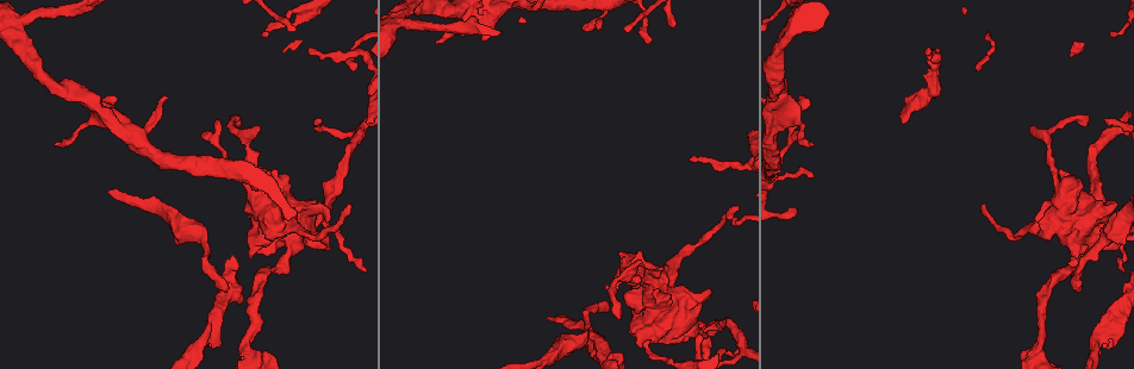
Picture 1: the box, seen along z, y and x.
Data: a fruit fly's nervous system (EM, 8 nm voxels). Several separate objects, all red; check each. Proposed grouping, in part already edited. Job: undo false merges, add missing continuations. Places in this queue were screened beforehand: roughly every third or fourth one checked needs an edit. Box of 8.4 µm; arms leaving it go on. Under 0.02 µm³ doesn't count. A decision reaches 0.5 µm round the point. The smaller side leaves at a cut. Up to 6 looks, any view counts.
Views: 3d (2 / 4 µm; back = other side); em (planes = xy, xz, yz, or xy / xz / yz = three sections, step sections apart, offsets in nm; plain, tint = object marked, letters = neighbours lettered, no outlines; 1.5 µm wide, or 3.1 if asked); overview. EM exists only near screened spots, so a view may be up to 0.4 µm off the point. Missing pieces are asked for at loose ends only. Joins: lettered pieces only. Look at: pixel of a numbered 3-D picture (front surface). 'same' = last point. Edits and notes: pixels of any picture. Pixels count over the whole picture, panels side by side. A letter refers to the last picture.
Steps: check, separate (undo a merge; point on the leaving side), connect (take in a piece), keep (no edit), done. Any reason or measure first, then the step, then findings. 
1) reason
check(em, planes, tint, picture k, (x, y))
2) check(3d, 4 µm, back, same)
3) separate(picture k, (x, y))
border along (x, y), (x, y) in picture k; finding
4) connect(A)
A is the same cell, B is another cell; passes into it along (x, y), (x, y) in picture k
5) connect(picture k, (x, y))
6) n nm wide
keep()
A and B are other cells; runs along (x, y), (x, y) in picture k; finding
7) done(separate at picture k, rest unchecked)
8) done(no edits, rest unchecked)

thin end
check(em, planes, letters, picture 1, (307, 51))

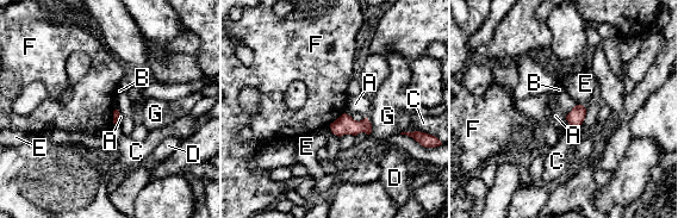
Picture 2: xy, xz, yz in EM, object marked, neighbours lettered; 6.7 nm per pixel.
keep()
A, B, C, D, E, F and G are other cells; no lettered piece goes on from it

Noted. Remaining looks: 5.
free end
check(em, planes, letters, picture 1, (648, 43))

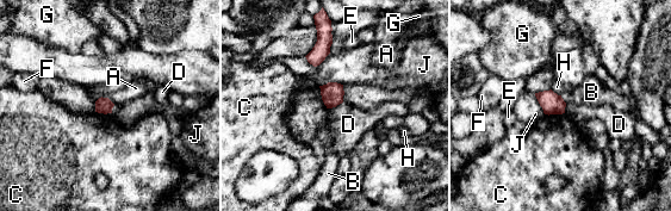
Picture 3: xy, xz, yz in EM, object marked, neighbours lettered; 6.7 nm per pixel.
110 nm wide; J touches over 180 nm
keep()
A, B, C, D, E, F, G, H and J are other cells; no lettered piece goes on from it

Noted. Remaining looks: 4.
branch stops here
check(em, planes, letters, picture 1, (608, 309))

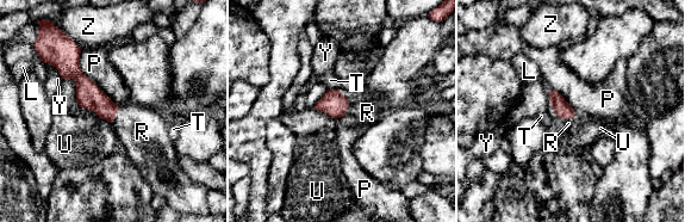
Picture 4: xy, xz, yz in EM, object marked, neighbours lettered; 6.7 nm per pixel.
connect(R)
R is the same cell, L, P, T, U, Y and Z are other cells; passes into it along (88, 96), (114, 115), (142, 131) in picture 4; it goes on there

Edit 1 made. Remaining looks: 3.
done(connect at picture 4, rest unchecked)

